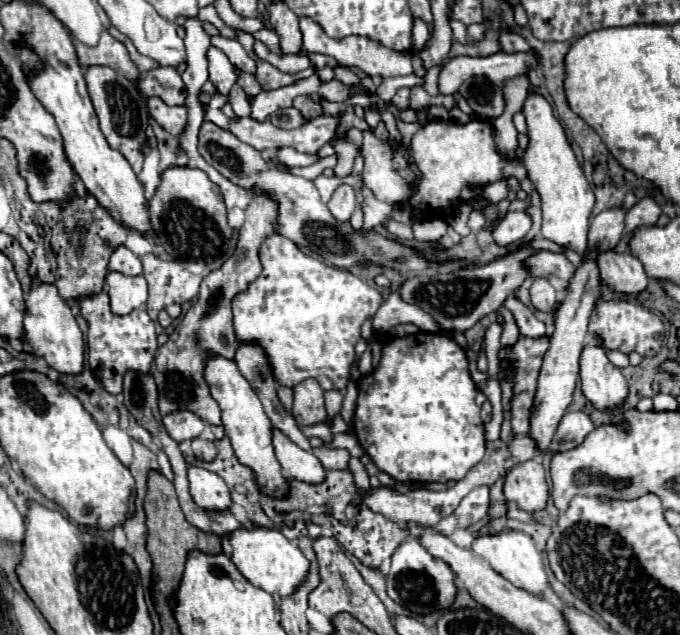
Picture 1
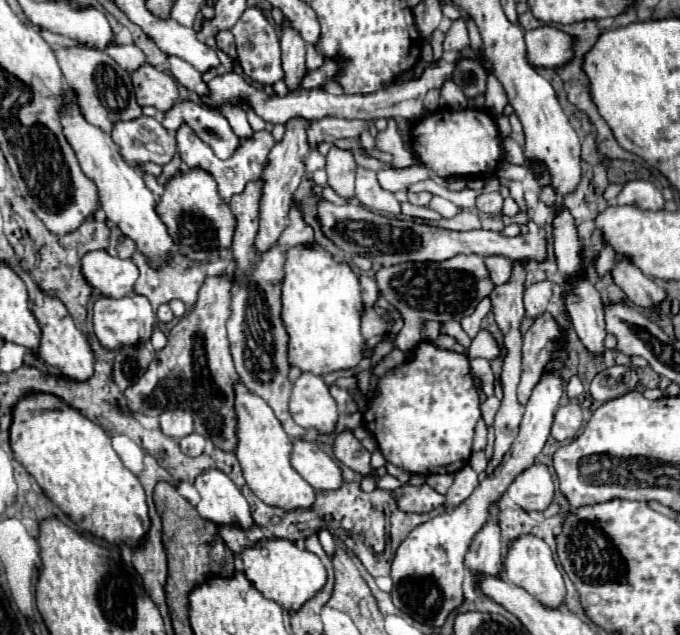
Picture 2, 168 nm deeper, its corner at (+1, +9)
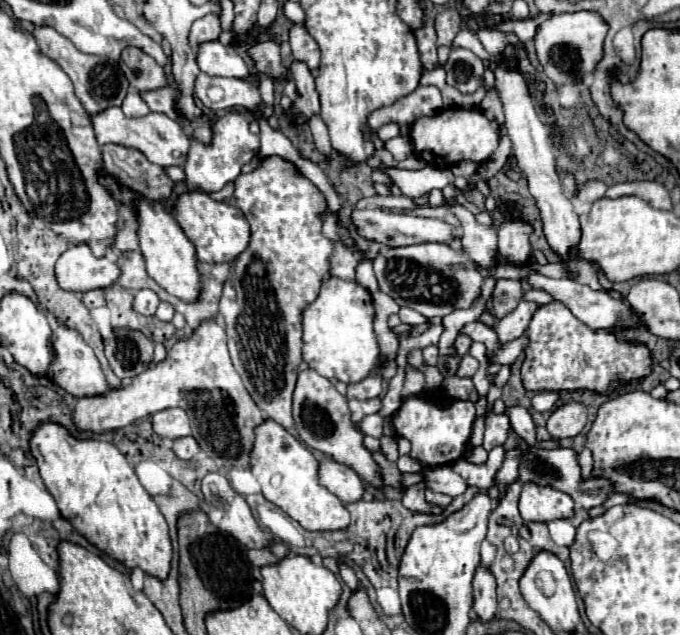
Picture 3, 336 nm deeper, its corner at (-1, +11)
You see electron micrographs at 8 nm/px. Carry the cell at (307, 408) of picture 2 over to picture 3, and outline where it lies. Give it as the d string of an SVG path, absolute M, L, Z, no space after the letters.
M305 369L299 373L297 387L293 393L293 421L295 421L295 429L299 433L299 439L307 447L317 449L323 455L331 457L333 461L351 467L371 487L375 487L375 489L385 487L383 477L381 477L381 469L375 463L371 451L363 443L365 435L351 421L351 411L349 411L347 399L341 393L337 393L337 389L333 387L333 383L329 379L321 377L313 369Z

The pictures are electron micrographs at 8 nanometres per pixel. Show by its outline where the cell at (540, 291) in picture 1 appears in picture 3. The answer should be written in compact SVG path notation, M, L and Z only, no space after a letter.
M521 301L511 313L507 313L499 323L495 325L495 333L499 343L509 343L523 335L523 331L529 327L533 313L537 311L537 303L525 303Z

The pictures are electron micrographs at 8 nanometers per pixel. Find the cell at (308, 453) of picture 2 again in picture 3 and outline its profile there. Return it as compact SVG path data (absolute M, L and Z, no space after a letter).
M327 459L327 461L321 461L321 473L319 473L319 481L331 491L335 493L345 505L349 503L357 503L363 493L365 493L365 487L359 479L359 475L345 467L345 465L337 465L335 461Z

